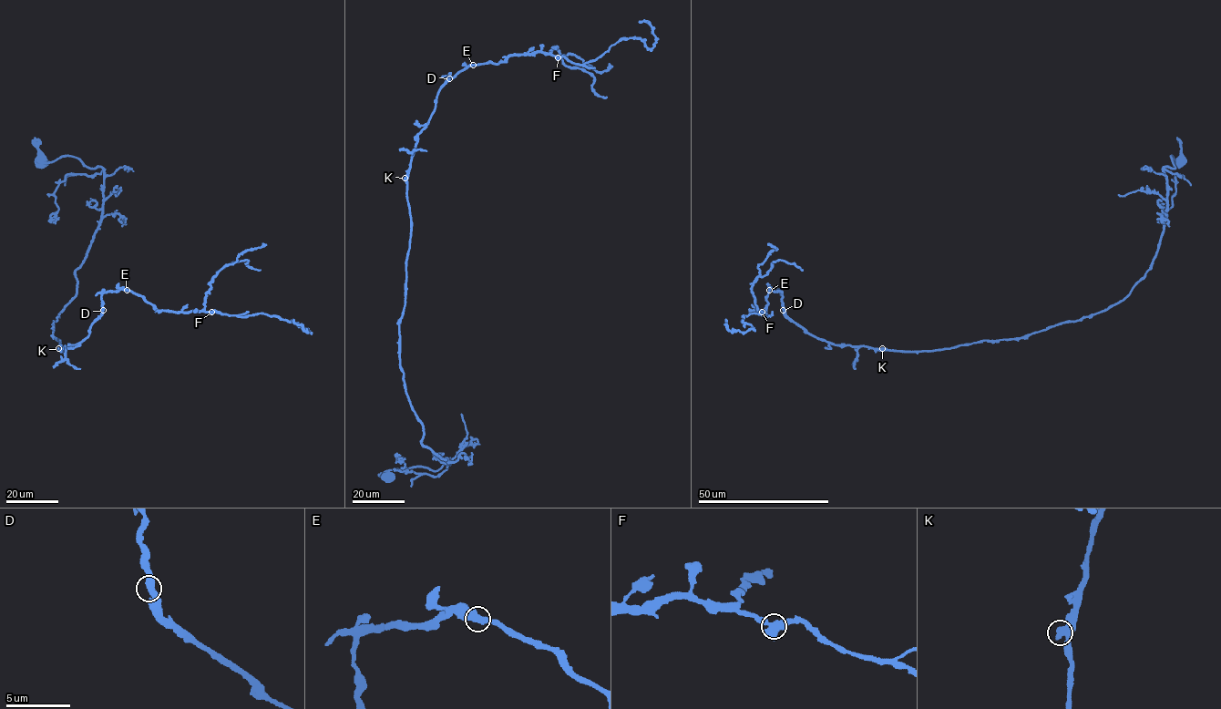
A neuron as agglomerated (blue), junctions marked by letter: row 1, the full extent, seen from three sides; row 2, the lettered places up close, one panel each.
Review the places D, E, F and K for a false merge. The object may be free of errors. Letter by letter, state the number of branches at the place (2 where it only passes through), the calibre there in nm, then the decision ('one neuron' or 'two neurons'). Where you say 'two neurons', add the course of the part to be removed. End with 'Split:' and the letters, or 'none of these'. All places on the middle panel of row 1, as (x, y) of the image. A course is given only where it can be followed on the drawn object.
D: 2 | 500 nm | one neuron
E: 2 | 550 nm | one neuron
F: 2 | 550 nm | one neuron
K: 2 | 500 nm | one neuron
Split: none of these

